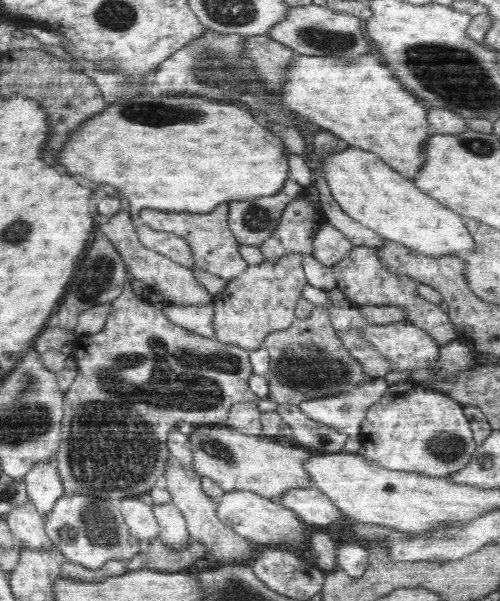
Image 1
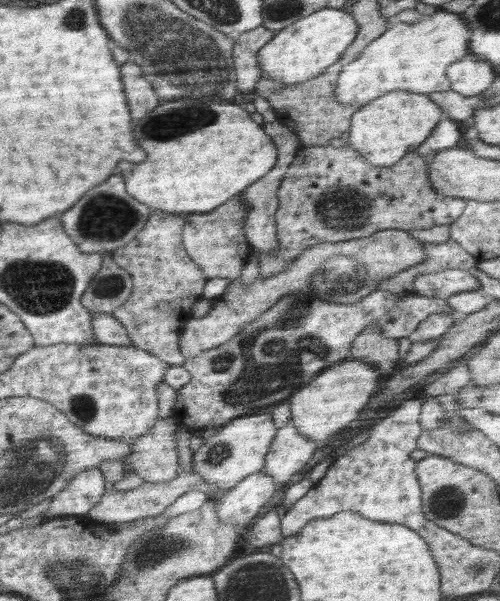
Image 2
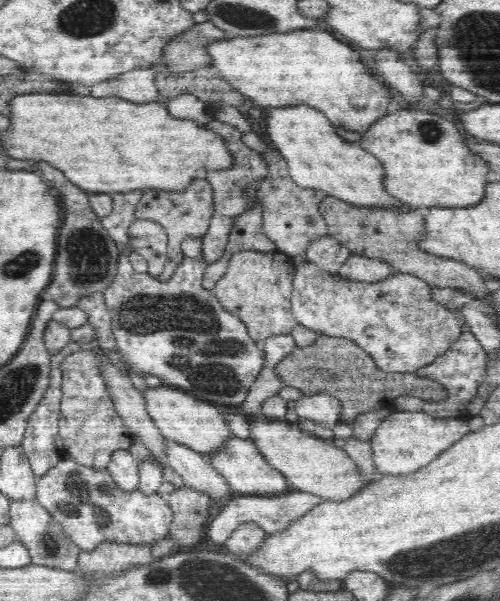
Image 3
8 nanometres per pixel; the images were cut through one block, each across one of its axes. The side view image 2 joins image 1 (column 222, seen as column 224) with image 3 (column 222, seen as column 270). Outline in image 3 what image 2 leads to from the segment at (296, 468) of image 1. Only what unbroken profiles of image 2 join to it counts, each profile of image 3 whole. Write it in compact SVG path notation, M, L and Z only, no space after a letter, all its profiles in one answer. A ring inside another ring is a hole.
M164 384L157 388L148 387L143 397L148 414L161 430L163 437L176 441L200 454L207 456L208 453L221 449L221 446L234 436L226 425L223 415L225 409L187 395L178 387Z

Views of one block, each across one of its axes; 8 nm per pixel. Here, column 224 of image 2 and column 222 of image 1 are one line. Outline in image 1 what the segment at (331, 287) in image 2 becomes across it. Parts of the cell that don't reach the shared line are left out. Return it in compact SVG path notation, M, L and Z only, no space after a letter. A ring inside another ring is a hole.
M292 252L272 261L246 267L236 278L230 279L226 288L214 296L214 337L222 344L234 344L248 351L263 347L270 332L284 330L292 326L296 318L296 302L307 285L302 269L300 252Z

